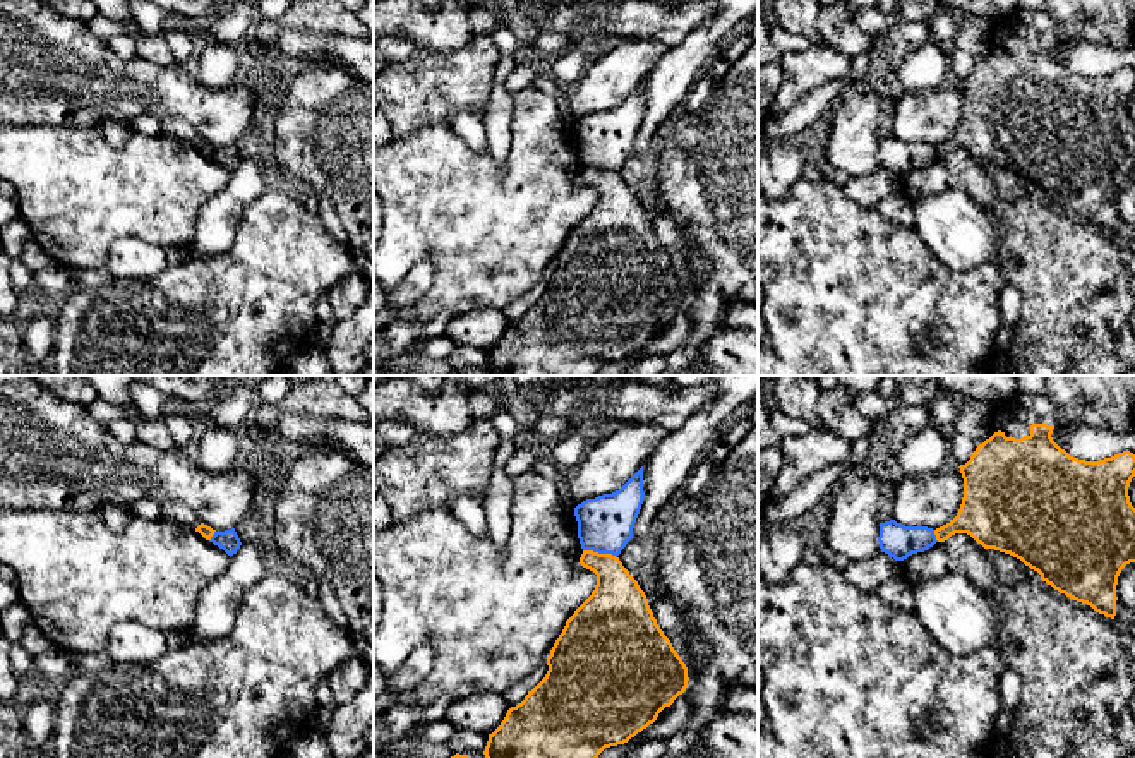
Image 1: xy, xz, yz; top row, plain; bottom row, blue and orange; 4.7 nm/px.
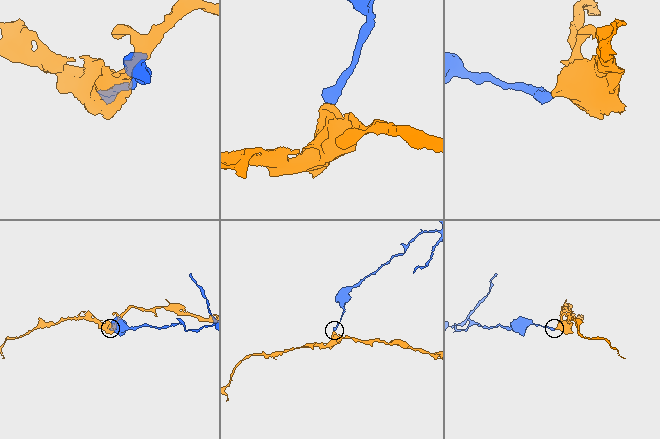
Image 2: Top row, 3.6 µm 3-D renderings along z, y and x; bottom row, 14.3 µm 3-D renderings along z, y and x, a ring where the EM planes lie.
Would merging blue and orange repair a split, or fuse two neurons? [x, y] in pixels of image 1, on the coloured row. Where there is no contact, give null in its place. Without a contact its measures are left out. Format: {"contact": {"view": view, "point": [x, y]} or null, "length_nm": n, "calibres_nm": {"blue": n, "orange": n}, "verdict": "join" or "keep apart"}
{"contact": {"view": "xz", "point": [600, 553]}, "length_nm": 170, "calibres_nm": {"blue": 260, "orange": 260}, "verdict": "keep apart"}

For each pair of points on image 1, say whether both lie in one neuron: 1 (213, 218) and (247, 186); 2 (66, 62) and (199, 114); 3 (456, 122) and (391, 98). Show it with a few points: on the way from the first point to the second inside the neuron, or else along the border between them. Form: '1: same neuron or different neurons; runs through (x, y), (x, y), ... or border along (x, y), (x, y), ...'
1: same neuron; runs through (222, 211), (239, 194)
2: same neuron; runs through (98, 86), (167, 91)
3: different neurons; border along (482, 114), (455, 110), (448, 122)

